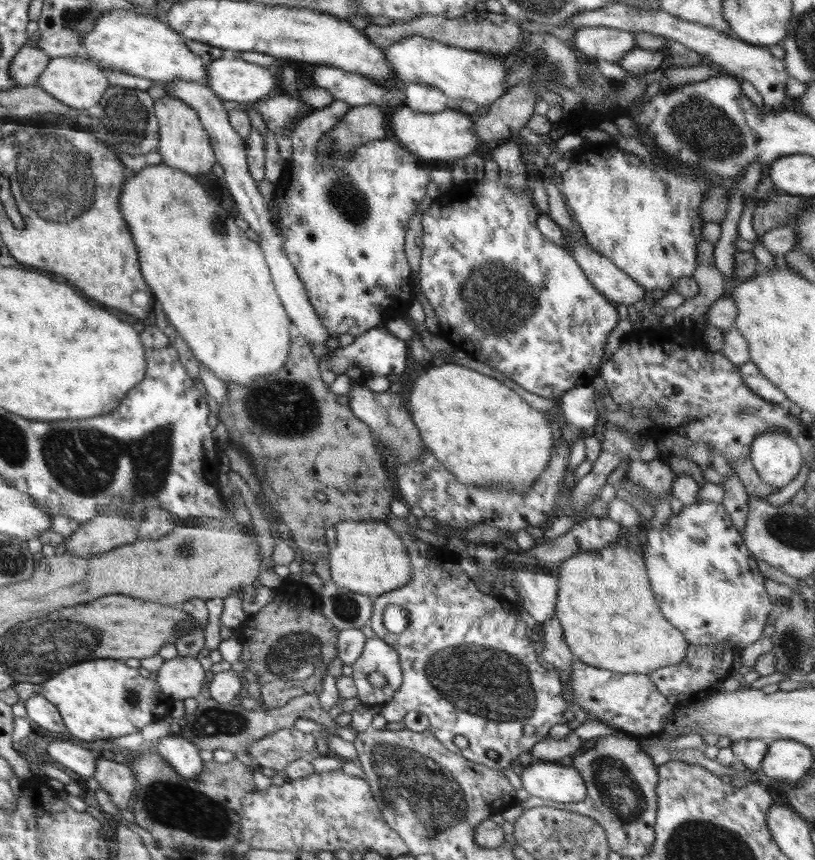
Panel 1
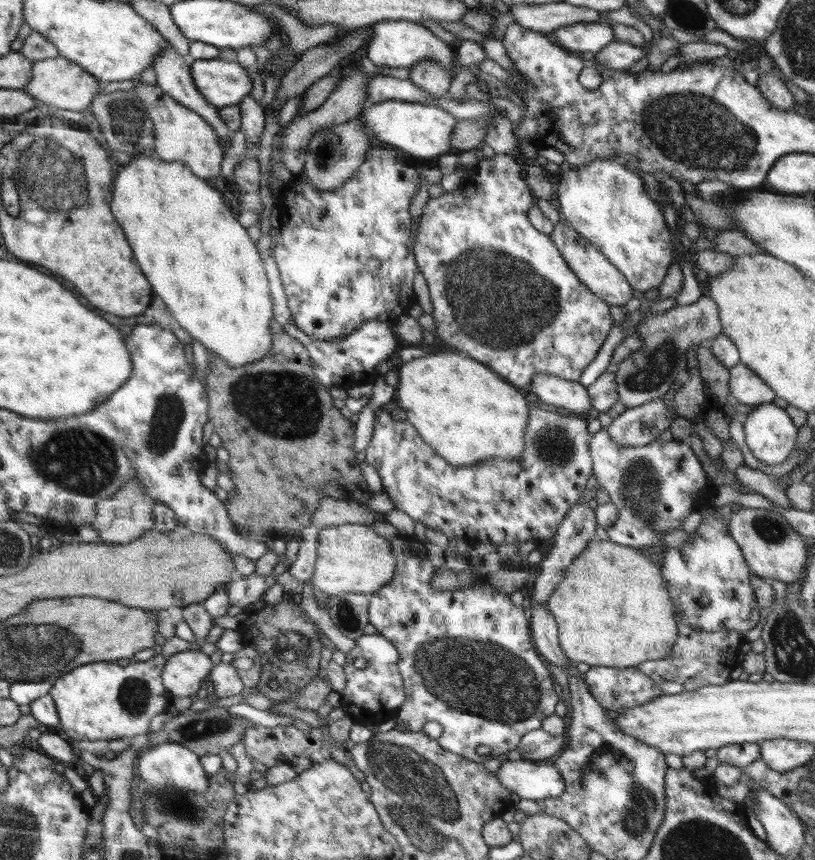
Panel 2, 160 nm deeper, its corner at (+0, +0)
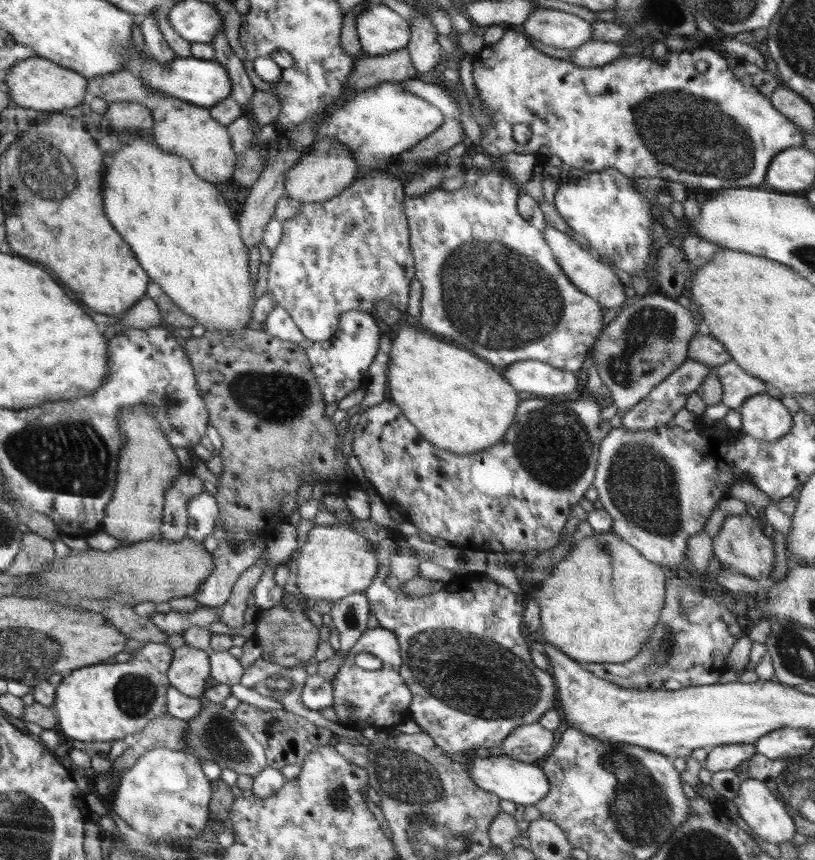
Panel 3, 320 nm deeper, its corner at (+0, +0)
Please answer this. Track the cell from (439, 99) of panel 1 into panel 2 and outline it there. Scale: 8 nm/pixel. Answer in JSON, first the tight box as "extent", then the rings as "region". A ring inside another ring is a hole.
{"extent":[409,59,452,97],"region":[[[426,59],[413,64],[409,71],[409,79],[430,96],[449,97],[448,89],[452,76],[441,64]]]}

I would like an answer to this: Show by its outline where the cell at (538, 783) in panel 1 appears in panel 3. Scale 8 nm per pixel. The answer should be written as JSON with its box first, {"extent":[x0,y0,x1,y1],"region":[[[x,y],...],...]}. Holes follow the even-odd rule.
{"extent":[465,754,550,807],"region":[[[504,754],[490,755],[486,758],[475,757],[465,764],[465,768],[478,789],[486,790],[486,792],[499,796],[504,801],[512,801],[516,805],[520,804],[524,807],[536,805],[550,792],[548,777],[536,762],[520,762]]]}

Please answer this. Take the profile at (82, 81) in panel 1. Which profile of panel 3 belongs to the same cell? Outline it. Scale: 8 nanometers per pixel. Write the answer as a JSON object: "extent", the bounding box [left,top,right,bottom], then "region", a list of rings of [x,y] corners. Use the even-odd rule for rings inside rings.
{"extent":[3,55,89,112],"region":[[[34,55],[16,62],[7,70],[3,87],[7,89],[11,102],[16,106],[60,112],[62,108],[72,108],[84,103],[89,98],[88,84],[85,75],[78,71]]]}

